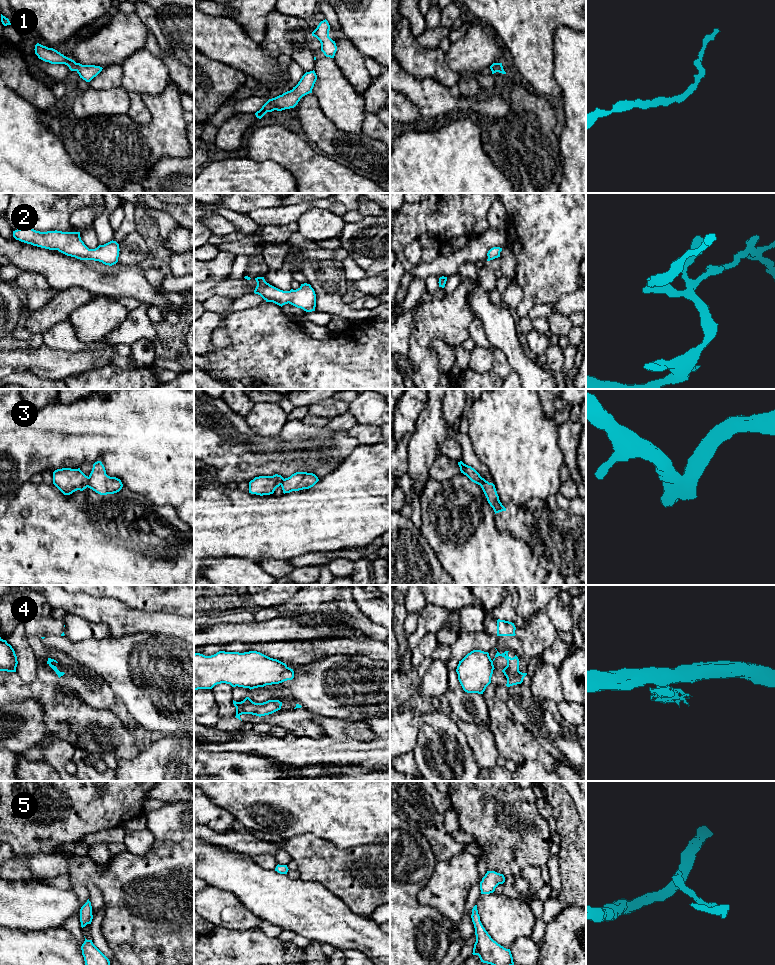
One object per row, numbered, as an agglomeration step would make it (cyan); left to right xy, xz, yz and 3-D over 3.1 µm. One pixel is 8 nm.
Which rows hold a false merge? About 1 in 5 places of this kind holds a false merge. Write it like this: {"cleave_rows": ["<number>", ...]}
{"cleave_rows": ["3", "4"]}

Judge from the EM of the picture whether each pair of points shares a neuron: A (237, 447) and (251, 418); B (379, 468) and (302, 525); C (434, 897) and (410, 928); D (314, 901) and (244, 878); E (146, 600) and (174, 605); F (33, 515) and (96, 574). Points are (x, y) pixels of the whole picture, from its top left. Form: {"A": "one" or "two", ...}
{"A": "two", "B": "one", "C": "two", "D": "one", "E": "one", "F": "one"}

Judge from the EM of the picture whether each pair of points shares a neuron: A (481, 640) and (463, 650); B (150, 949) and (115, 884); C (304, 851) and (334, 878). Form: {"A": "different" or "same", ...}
{"A": "same", "B": "same", "C": "same"}

